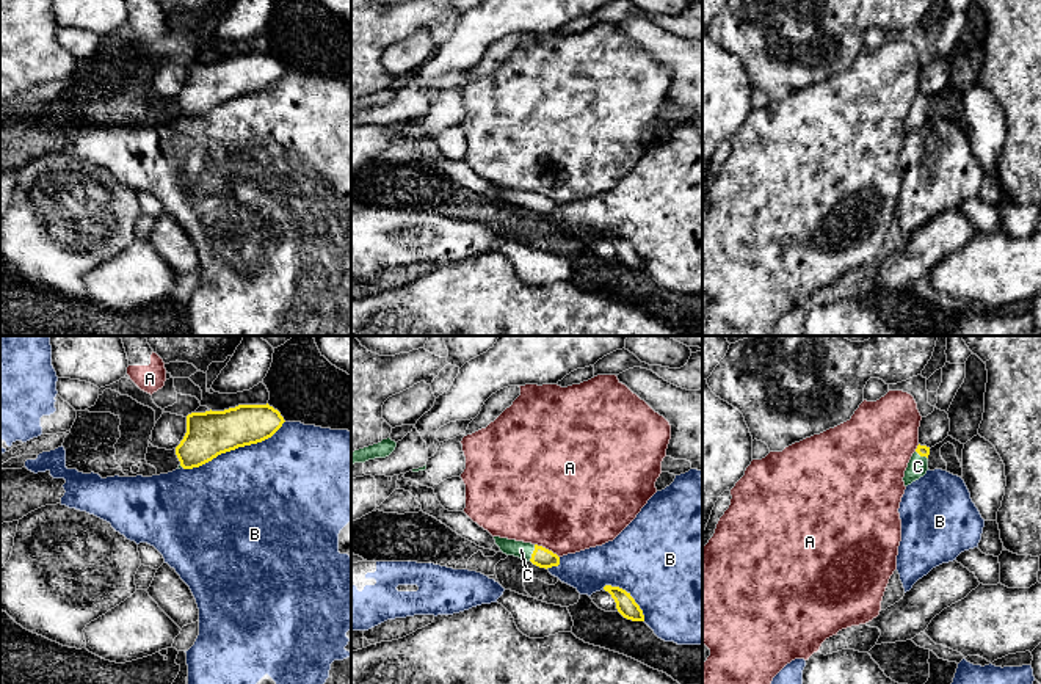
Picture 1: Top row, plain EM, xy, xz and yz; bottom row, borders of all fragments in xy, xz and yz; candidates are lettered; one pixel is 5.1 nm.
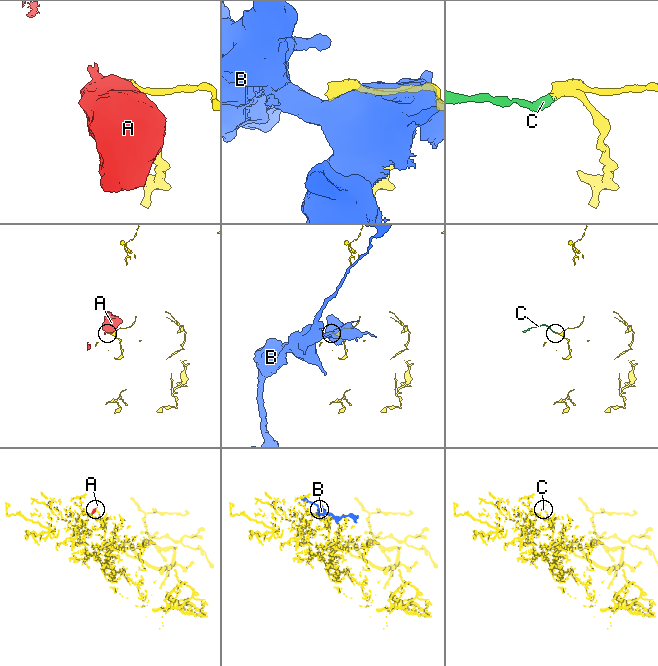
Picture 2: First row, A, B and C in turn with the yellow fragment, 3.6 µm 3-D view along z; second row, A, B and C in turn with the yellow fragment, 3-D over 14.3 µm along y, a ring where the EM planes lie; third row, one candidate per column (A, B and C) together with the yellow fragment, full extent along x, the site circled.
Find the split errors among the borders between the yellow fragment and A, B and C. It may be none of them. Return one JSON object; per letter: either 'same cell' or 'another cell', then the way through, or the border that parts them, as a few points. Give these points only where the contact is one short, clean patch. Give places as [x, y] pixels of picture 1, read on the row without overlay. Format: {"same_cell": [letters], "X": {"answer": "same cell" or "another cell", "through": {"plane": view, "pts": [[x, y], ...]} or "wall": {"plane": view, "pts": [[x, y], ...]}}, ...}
{"same_cell": ["C"], "A": {"answer": "another cell"}, "B": {"answer": "another cell"}, "C": {"answer": "same cell", "through": {"plane": "xz", "pts": [[541, 206], [533, 201], [521, 198]]}}}

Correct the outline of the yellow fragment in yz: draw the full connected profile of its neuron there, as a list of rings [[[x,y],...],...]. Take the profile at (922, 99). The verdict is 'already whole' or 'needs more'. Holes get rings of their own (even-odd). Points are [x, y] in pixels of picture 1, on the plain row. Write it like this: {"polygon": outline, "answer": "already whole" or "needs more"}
{"polygon": [[[919,93],[905,119],[903,126],[905,135],[911,133],[912,130],[919,129],[927,122],[928,104],[930,104],[930,96]]], "answer": "needs more"}

